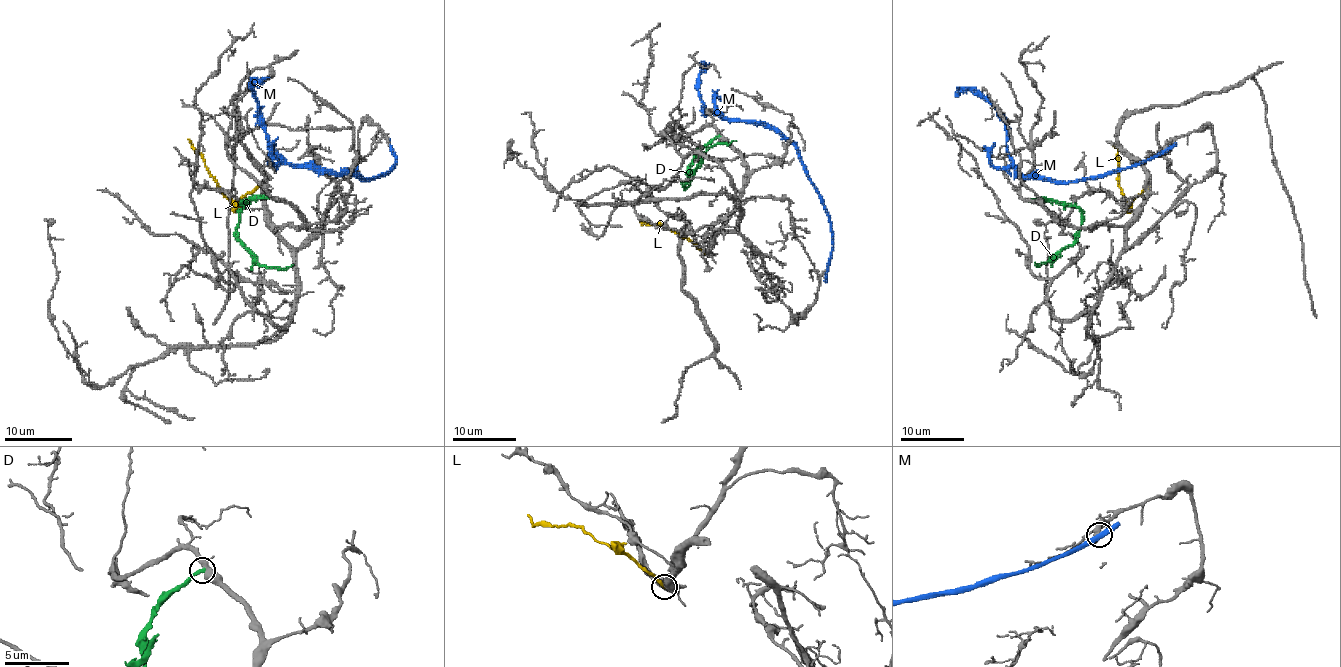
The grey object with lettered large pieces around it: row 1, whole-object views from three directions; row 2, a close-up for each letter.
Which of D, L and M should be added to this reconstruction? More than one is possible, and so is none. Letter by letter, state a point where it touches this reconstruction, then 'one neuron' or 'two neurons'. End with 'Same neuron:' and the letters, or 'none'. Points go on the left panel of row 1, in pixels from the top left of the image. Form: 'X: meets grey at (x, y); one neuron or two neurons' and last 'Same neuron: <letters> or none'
D: meets grey at (274, 199); two neurons
L: meets grey at (260, 184); two neurons
M: meets grey at (389, 144); two neurons
Same neuron: none

